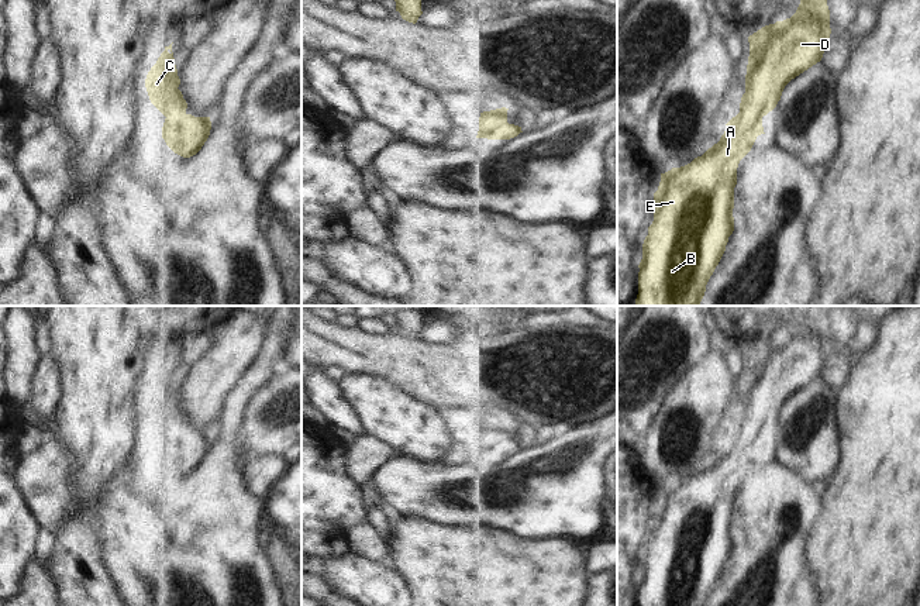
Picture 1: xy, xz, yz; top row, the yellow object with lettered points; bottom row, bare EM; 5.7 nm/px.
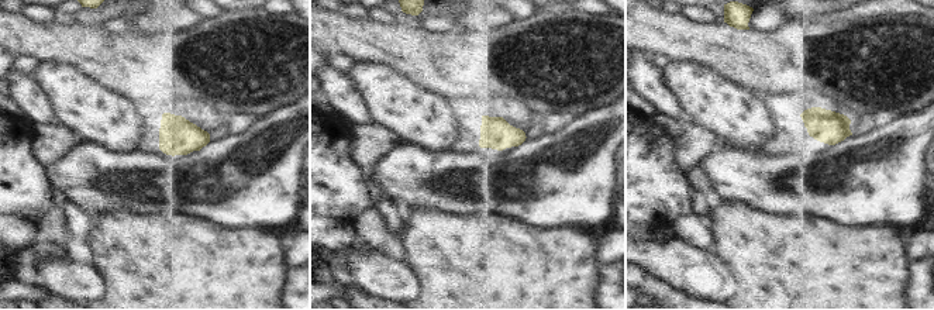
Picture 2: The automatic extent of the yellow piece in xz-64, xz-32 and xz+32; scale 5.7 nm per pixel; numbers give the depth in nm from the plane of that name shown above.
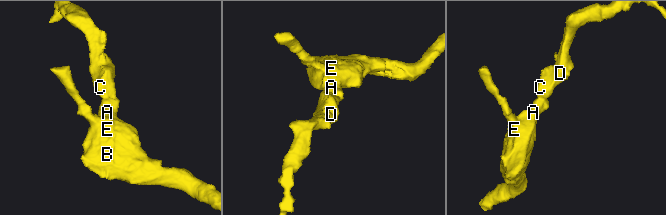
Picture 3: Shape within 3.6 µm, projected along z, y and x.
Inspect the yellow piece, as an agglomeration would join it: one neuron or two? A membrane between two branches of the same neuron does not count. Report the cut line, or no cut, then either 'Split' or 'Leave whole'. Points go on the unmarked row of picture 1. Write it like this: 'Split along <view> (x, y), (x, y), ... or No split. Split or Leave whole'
No split. Leave whole.

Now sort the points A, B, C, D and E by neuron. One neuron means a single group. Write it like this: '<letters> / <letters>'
A B C D E

